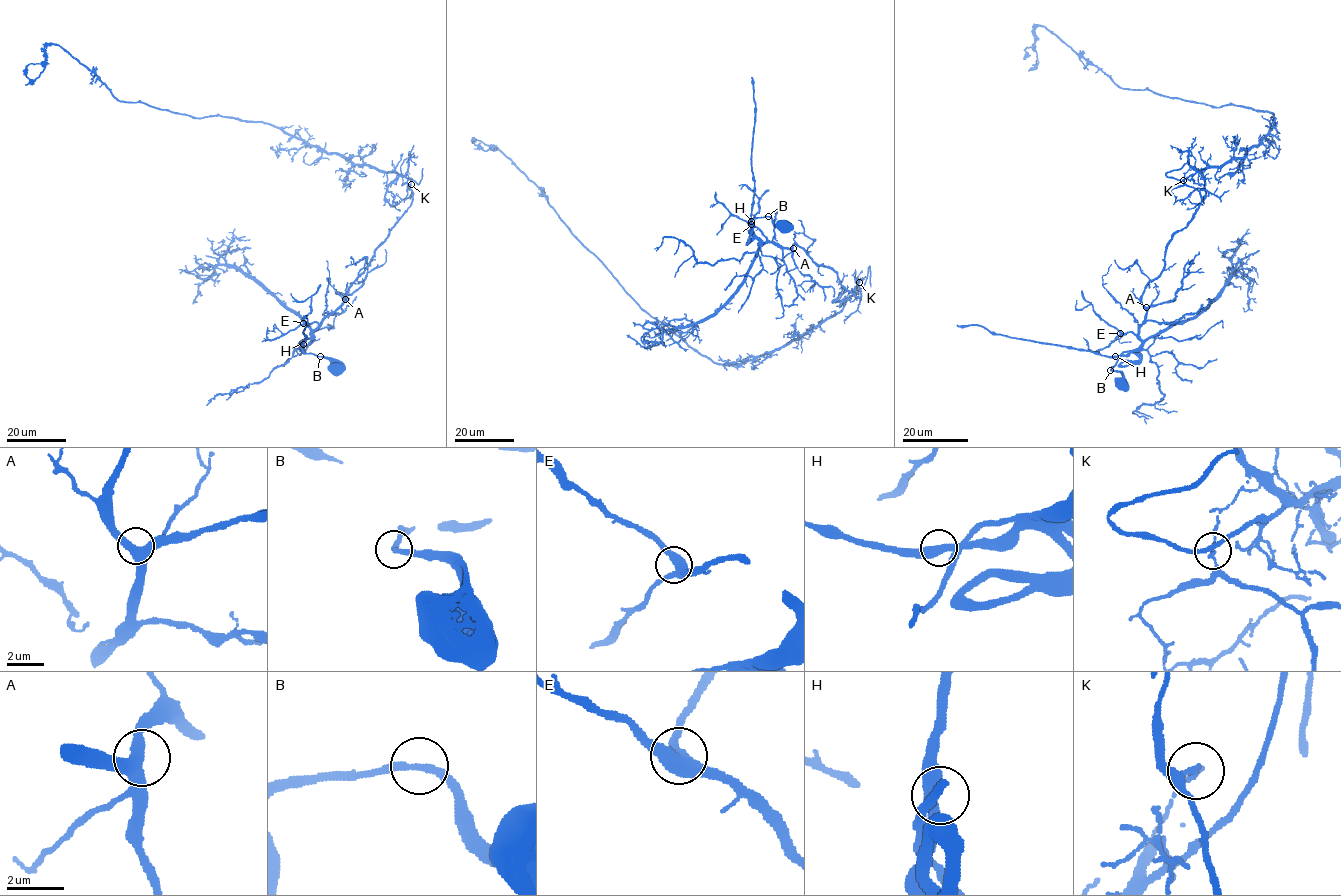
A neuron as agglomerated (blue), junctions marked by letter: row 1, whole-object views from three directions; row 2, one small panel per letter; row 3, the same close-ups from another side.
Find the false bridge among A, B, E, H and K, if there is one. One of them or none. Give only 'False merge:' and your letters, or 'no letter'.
False merge: K

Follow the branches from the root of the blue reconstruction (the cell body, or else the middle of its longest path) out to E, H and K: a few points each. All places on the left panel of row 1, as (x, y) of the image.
E: (336, 368), (328, 358), (303, 352), (302, 343), (318, 326), (316, 322), (303, 323)
H: (336, 368), (326, 358), (305, 353), (303, 344)
K: (336, 368), (326, 358), (305, 353), (302, 343), (343, 302), (350, 285), (410, 206), (410, 184)

